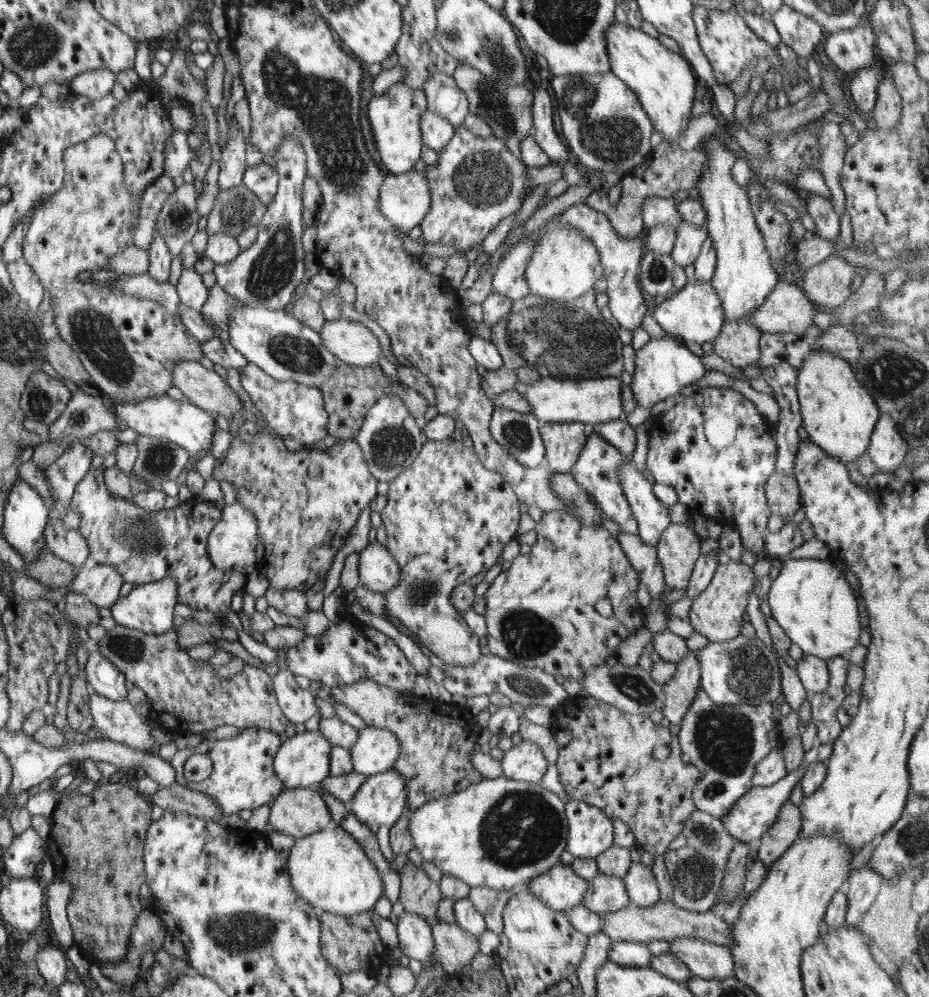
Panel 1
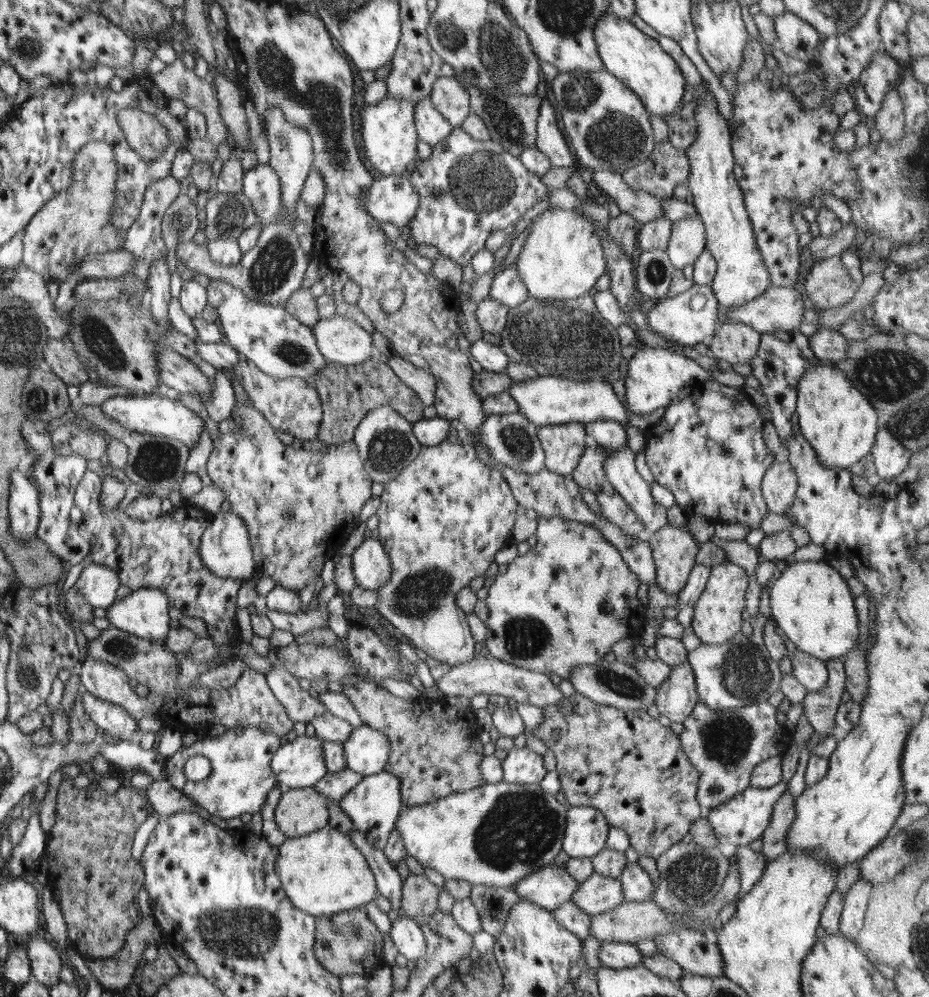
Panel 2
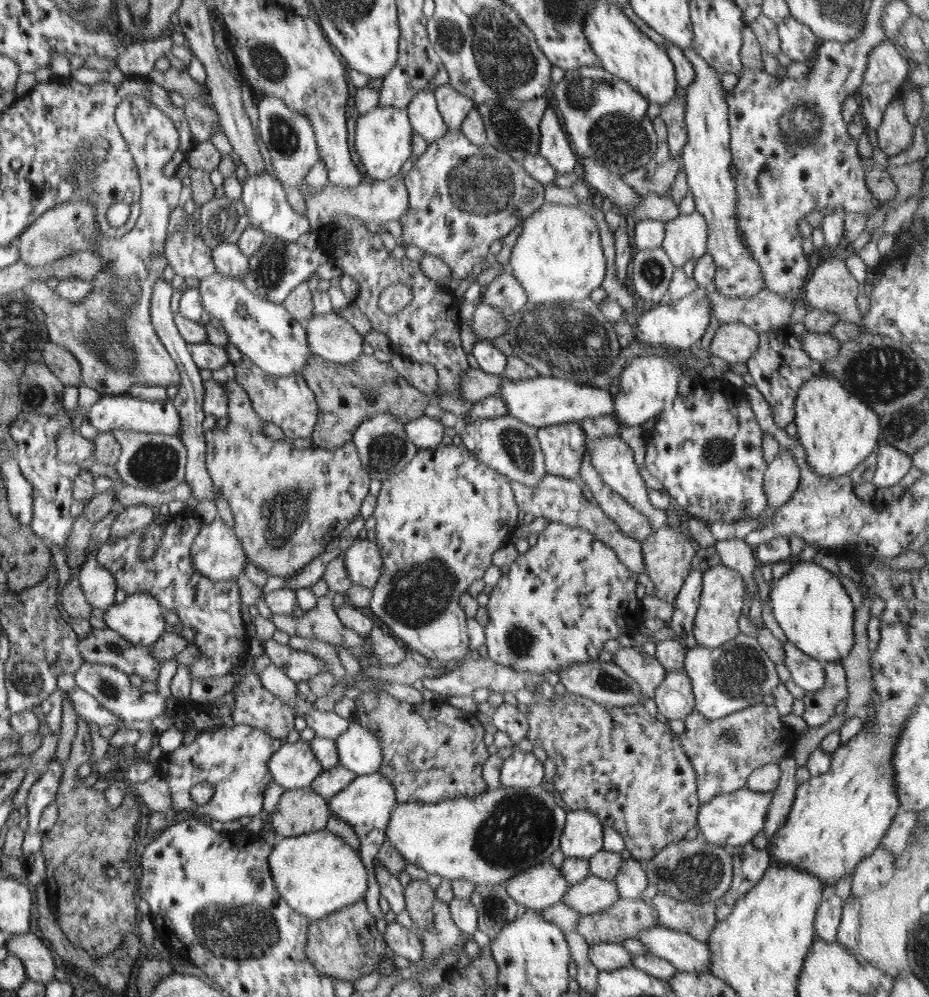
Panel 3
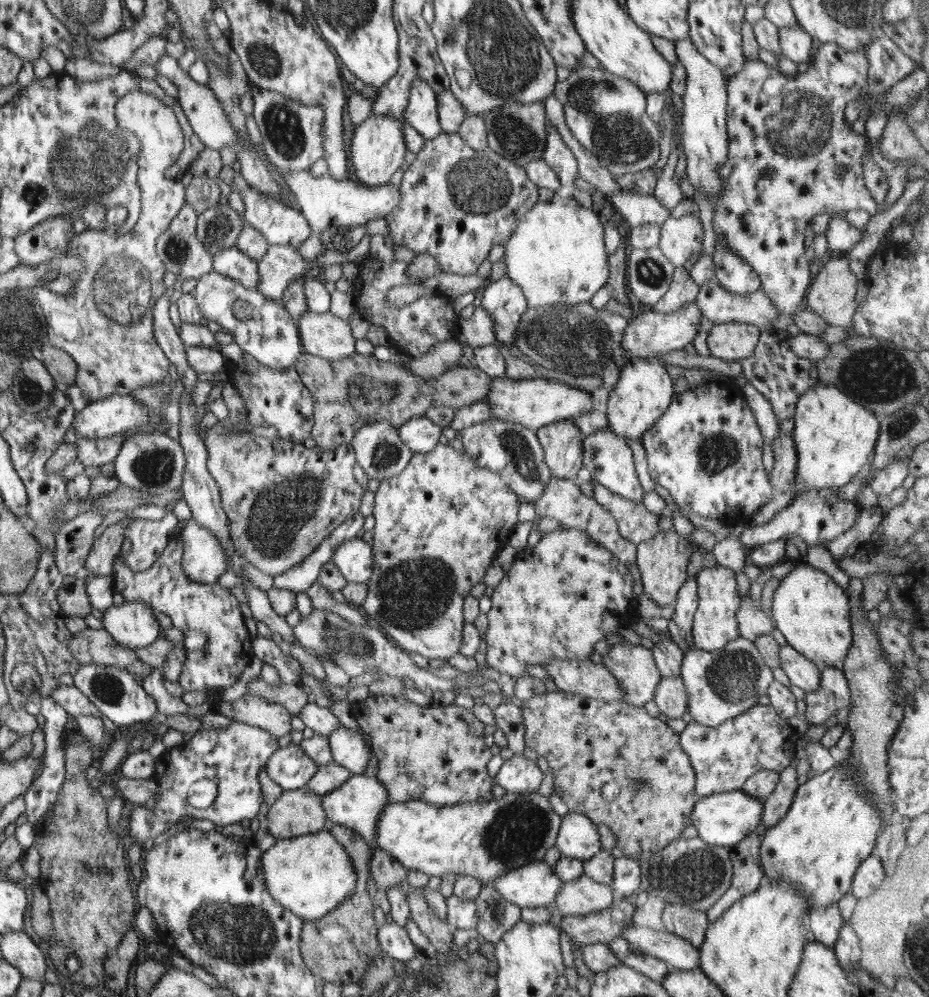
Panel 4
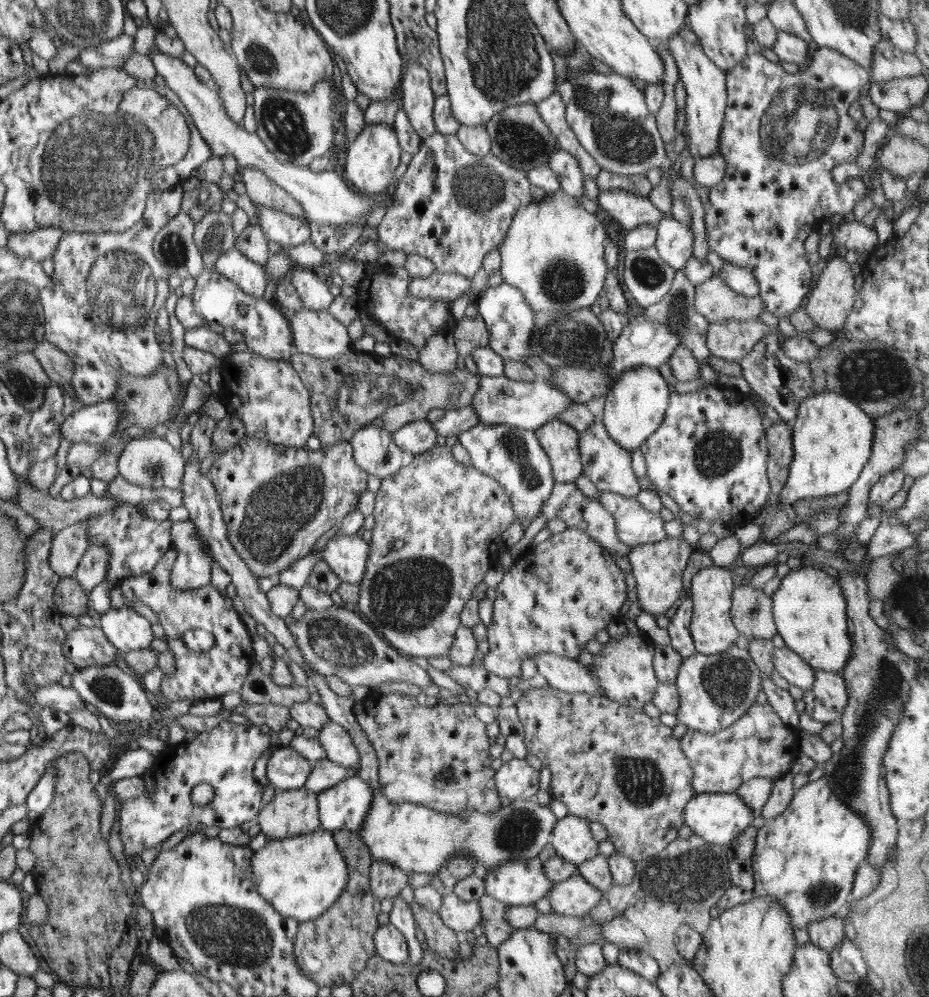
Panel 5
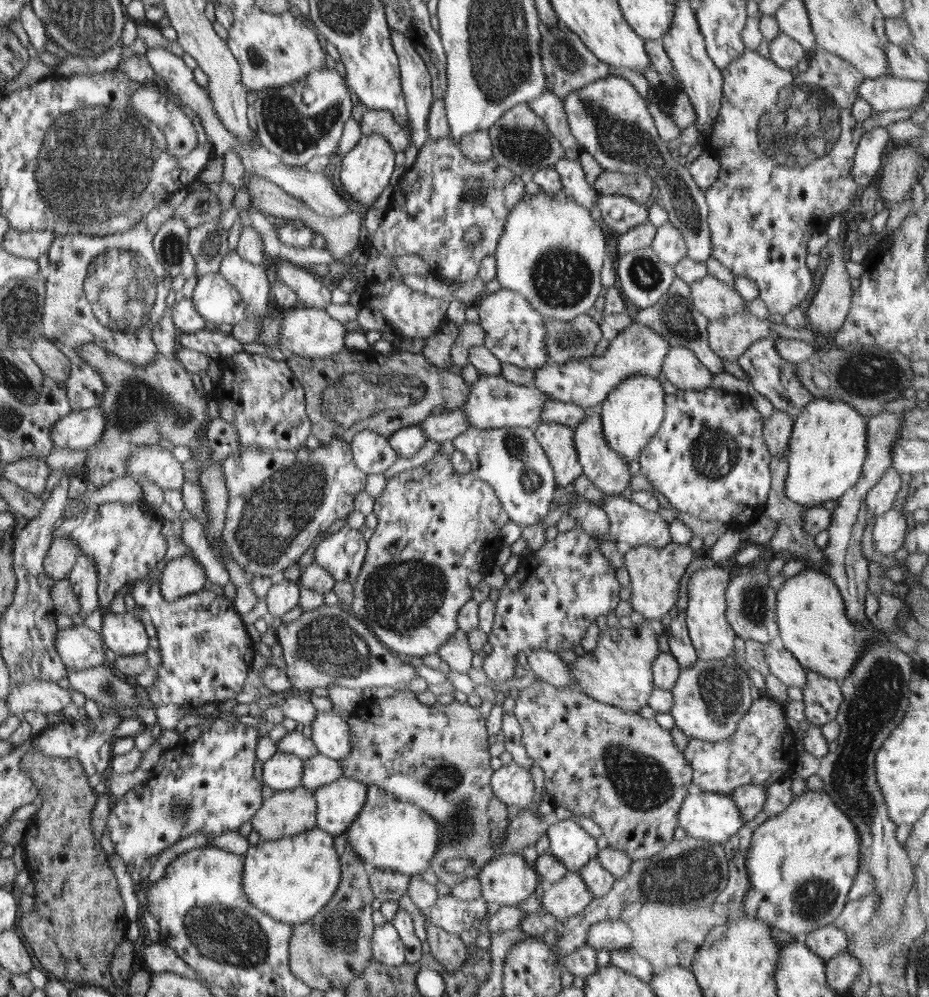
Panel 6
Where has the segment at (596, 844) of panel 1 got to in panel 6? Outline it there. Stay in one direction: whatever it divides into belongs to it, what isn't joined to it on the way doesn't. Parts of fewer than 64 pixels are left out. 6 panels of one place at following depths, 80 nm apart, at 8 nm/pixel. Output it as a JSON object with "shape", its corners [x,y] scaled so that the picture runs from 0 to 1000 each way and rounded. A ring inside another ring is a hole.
{"shape":[[[618,820],[592,827],[588,839],[592,846],[591,856],[612,876],[623,876],[644,857],[642,842]]]}

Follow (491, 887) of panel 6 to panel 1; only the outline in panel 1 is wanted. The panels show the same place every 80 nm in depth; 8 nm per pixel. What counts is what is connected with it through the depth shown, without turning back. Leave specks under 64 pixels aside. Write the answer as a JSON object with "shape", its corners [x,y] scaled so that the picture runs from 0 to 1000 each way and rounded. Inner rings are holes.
{"shape":[[[600,866],[593,873],[574,881],[564,891],[600,914],[628,907],[634,884],[618,876],[615,868]]]}

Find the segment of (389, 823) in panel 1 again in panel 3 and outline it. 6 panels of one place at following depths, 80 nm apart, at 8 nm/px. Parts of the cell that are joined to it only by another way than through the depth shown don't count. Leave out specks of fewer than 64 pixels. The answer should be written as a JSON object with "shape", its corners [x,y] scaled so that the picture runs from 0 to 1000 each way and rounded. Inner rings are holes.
{"shape":[[[409,774],[383,778],[383,781],[375,789],[366,792],[362,799],[352,804],[355,818],[366,819],[368,823],[380,828],[382,836],[385,838],[389,863],[396,877],[396,893],[394,893],[392,902],[398,918],[405,922],[414,921],[414,917],[410,914],[408,908],[410,897],[404,880],[405,872],[403,872],[403,867],[405,866],[407,854],[417,843],[417,826],[427,806],[426,798],[424,798],[424,788]]]}

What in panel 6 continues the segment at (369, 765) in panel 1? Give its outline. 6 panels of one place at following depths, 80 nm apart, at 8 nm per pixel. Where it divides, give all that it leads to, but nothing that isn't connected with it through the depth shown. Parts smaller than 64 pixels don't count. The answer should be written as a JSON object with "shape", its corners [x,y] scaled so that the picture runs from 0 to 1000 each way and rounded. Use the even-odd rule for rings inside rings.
{"shape":[[[341,712],[334,729],[343,756],[360,763],[370,763],[377,757],[377,728],[364,713]]]}

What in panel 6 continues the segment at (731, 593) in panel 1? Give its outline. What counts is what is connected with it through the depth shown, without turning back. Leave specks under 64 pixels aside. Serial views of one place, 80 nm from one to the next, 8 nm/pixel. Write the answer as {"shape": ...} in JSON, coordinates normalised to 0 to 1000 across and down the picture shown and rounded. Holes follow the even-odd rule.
{"shape":[[[762,567],[751,571],[743,579],[741,585],[741,609],[738,611],[738,626],[744,645],[750,654],[751,661],[778,661],[789,655],[791,632],[786,628],[781,618],[781,591],[785,587],[786,576],[776,568]]]}

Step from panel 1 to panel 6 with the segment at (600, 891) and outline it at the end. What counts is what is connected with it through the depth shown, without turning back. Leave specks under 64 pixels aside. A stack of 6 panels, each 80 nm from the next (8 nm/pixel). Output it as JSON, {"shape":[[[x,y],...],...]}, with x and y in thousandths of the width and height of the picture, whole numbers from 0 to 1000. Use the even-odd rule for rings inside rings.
{"shape":[[[611,876],[605,883],[587,889],[583,911],[603,925],[609,925],[611,921],[626,917],[638,902],[623,876]]]}

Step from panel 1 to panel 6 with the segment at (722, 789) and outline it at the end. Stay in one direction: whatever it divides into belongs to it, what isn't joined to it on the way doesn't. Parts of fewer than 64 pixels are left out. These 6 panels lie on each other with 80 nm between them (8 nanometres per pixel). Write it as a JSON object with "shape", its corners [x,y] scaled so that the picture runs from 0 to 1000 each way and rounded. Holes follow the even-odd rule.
{"shape":[[[813,701],[784,744],[742,742],[735,758],[746,772],[746,787],[753,793],[775,796],[790,794],[805,786],[829,790],[850,772],[853,760],[857,760],[855,754],[847,754],[858,750],[855,733],[846,721],[839,704]]]}

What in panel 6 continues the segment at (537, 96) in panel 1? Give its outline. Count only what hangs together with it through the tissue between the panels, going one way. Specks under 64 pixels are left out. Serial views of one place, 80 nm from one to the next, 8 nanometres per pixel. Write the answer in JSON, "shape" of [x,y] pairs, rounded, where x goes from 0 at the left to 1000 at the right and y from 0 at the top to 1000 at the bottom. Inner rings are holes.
{"shape":[[[609,156],[601,159],[594,166],[601,173],[607,196],[633,211],[644,206],[643,199],[646,197],[637,186],[630,180],[625,162],[622,159],[614,160]]]}

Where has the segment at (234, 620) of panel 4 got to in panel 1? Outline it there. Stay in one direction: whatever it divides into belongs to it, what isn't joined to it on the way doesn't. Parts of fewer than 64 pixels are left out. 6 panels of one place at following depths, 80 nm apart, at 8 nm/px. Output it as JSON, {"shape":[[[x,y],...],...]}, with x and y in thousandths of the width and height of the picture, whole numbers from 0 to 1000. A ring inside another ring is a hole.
{"shape":[[[112,466],[107,469],[97,468],[95,475],[82,486],[78,496],[74,512],[86,518],[86,536],[94,542],[96,556],[103,564],[127,570],[132,578],[132,584],[145,587],[159,586],[173,580],[186,580],[192,586],[193,605],[200,606],[210,612],[226,612],[236,622],[241,623],[242,616],[250,612],[249,604],[252,596],[264,590],[267,578],[263,575],[235,572],[223,555],[223,544],[228,530],[233,529],[239,512],[230,505],[221,502],[207,501],[198,503],[184,513],[174,512],[169,516],[156,514],[145,508],[141,498],[125,498],[116,491],[112,479]]]}

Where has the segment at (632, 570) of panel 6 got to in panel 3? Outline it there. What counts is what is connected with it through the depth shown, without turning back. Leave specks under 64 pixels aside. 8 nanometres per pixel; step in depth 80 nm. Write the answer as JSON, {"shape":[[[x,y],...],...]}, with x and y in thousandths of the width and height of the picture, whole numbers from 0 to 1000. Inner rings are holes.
{"shape":[[[721,529],[713,530],[700,535],[691,543],[690,547],[692,550],[694,572],[704,585],[705,598],[710,600],[710,602],[717,602],[719,604],[726,603],[736,586],[737,580],[744,573],[745,560],[747,560],[747,556],[751,552],[751,548],[737,533],[727,533]]]}

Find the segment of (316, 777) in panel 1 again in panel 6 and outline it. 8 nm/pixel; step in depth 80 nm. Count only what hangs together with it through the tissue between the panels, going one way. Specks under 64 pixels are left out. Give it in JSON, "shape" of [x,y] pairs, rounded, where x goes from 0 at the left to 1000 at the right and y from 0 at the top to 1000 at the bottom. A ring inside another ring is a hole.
{"shape":[[[298,754],[282,768],[282,786],[293,794],[324,789],[327,763],[316,756]]]}

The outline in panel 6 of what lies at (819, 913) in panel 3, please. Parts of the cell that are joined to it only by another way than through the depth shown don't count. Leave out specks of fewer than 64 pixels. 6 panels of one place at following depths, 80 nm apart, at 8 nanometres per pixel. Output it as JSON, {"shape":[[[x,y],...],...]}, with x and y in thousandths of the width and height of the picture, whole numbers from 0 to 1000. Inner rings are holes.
{"shape":[[[890,927],[863,940],[870,951],[882,957],[888,964],[906,954],[911,954],[913,939],[899,927]]]}

